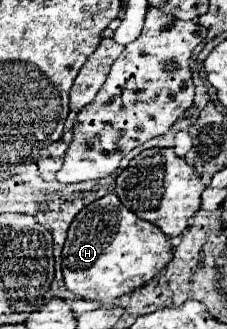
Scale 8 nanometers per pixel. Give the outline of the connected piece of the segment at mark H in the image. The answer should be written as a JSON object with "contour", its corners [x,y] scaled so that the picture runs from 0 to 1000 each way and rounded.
{"contour":[[[493,584],[352,638],[308,681],[273,760],[273,827],[308,888],[370,912],[485,924],[502,906],[670,851],[749,790],[758,742],[714,699],[581,650]]]}

